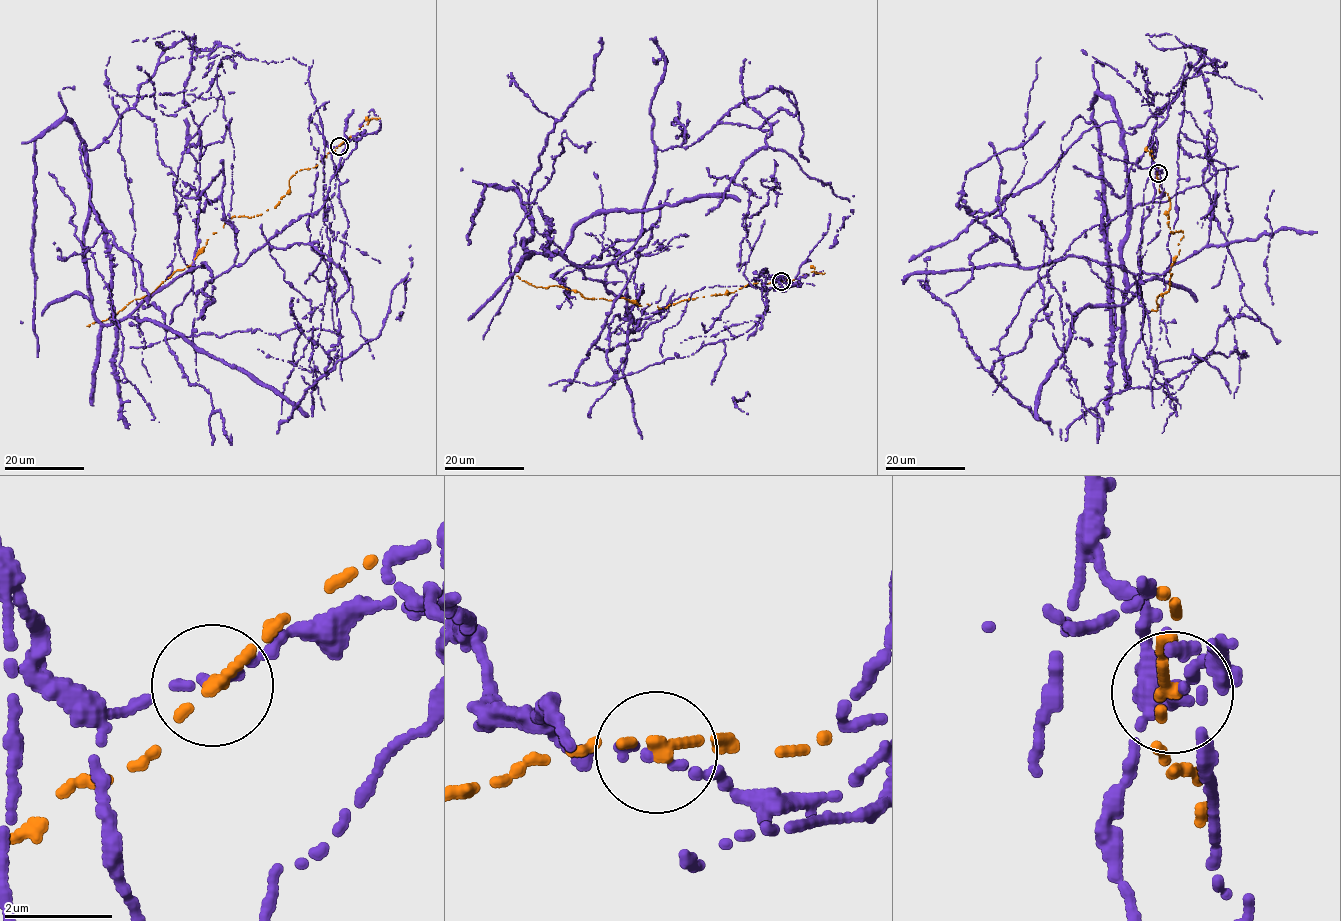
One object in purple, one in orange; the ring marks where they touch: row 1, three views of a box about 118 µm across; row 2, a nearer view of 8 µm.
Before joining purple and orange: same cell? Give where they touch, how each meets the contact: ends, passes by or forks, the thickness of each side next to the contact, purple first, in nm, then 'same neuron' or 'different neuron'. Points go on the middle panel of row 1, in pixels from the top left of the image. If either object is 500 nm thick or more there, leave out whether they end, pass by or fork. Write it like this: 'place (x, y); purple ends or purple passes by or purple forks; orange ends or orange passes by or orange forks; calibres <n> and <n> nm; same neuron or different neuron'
place (781, 281); purple passes by; orange ends; calibres 140 and 280 nm; different neuron

